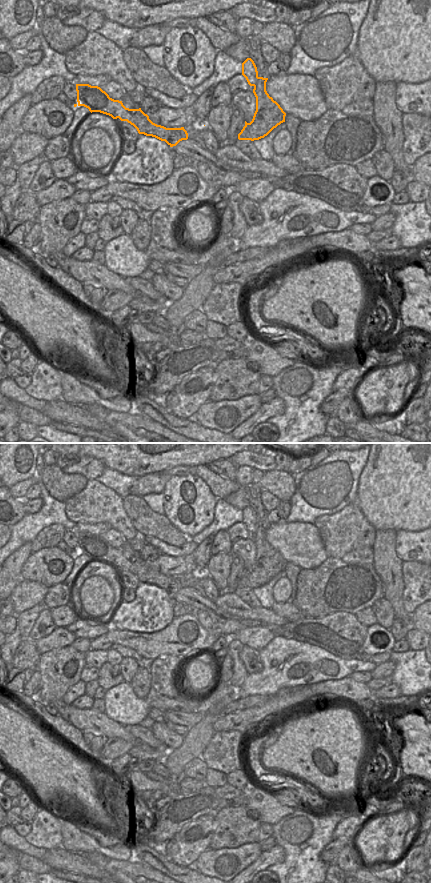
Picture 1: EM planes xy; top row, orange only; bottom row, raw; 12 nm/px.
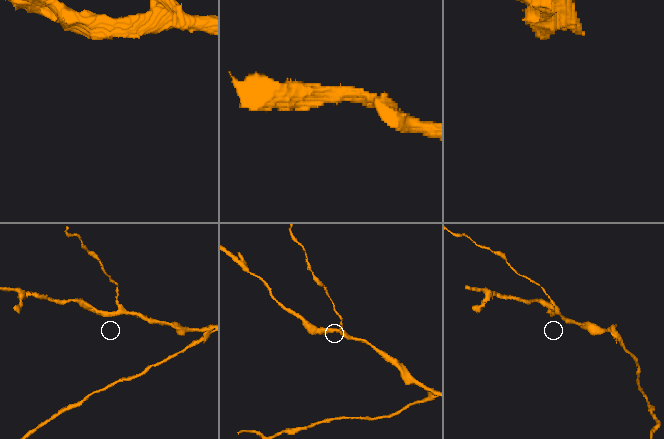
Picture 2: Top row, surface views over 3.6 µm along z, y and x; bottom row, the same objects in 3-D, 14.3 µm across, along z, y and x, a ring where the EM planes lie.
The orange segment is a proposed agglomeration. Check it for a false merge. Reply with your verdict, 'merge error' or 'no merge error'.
merge error

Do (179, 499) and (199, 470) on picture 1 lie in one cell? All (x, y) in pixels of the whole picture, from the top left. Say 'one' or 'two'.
two

